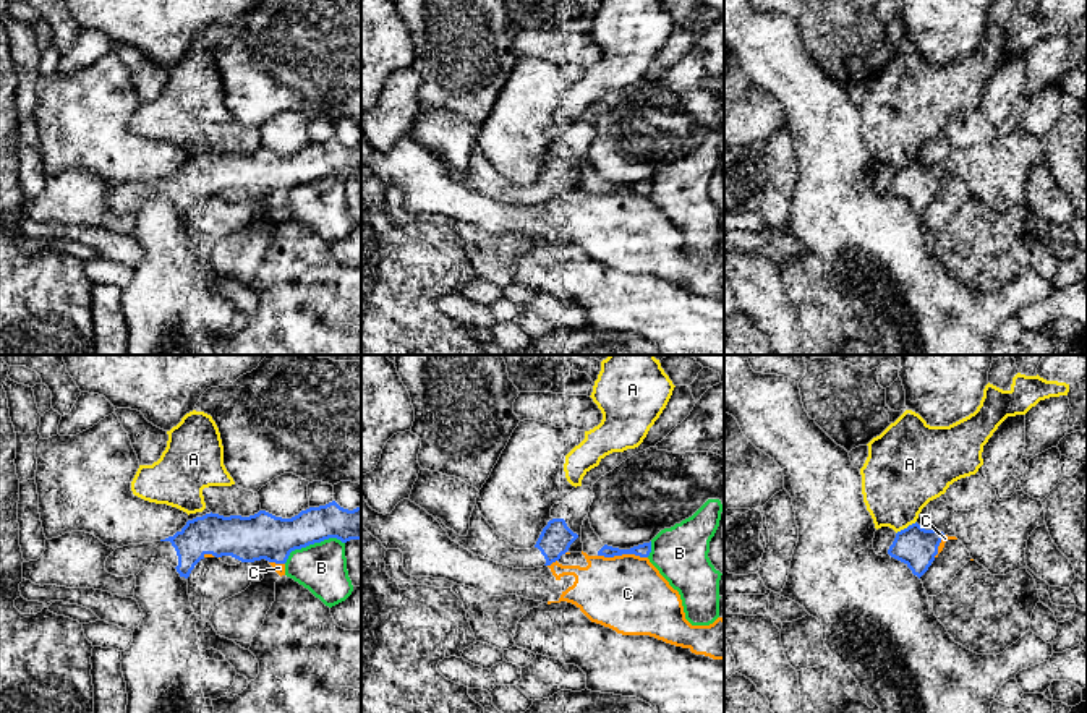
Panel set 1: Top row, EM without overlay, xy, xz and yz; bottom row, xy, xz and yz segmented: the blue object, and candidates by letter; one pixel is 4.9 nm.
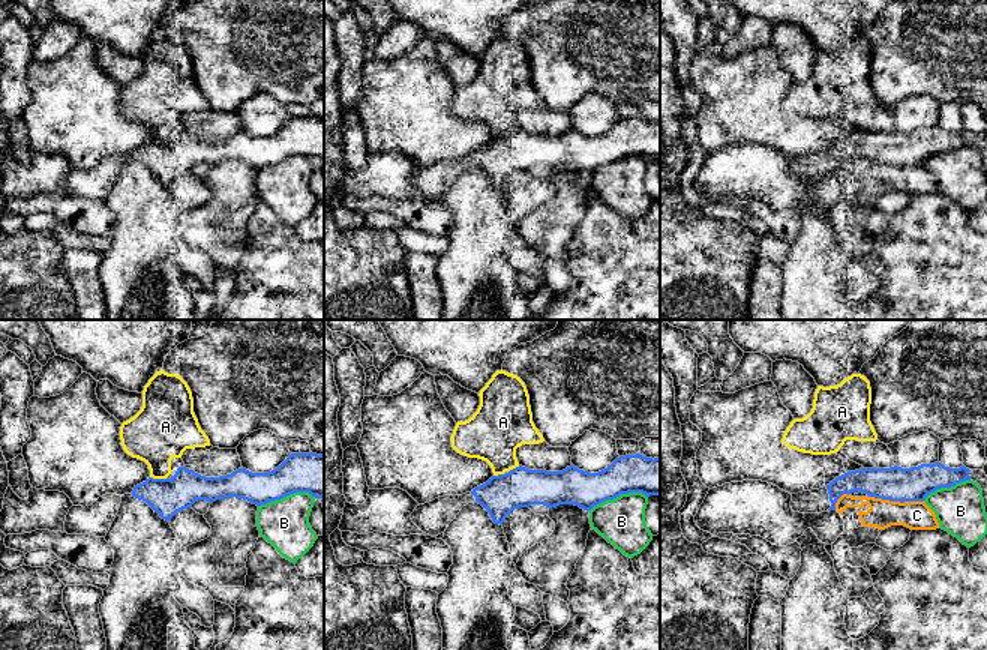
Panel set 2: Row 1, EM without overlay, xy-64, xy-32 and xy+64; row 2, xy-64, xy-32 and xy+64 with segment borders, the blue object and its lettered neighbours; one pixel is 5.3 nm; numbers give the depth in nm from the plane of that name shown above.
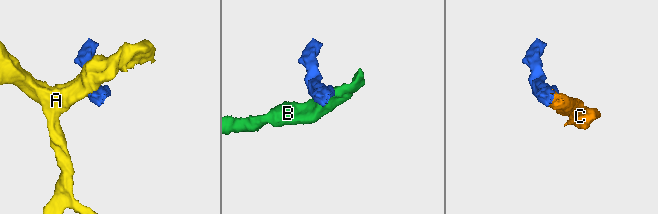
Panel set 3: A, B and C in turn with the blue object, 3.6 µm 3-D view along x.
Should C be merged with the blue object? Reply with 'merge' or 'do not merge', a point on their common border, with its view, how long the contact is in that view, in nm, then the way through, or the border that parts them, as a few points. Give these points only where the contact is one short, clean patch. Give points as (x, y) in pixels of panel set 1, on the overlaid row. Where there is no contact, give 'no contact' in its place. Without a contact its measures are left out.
do not merge; meets blue in xz at (622, 553); contact 240 nm long

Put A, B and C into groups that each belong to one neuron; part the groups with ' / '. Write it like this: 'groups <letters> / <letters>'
groups A / B / C

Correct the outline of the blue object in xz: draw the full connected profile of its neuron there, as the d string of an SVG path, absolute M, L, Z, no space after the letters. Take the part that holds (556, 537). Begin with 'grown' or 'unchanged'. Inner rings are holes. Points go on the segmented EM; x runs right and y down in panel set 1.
grown; M476 504L470 517L470 530L467 536L460 536L447 528L441 519L436 520L452 541L458 543L470 553L514 569L551 566L559 561L578 538L578 535L567 527L564 519L552 519L543 528L531 549L515 549L494 532Z

